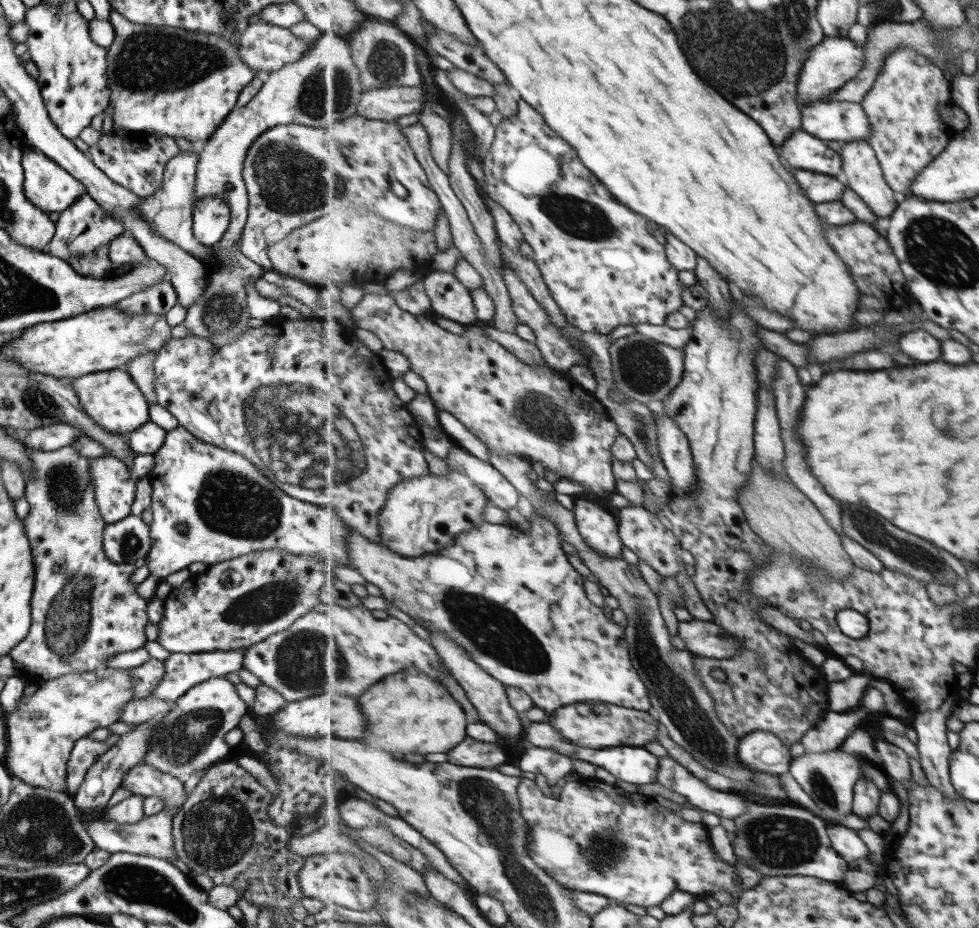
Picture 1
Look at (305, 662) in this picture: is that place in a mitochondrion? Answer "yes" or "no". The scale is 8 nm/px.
yes

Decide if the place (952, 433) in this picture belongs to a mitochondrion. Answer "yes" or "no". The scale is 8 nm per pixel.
yes

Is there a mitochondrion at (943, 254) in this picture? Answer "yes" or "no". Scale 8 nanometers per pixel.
yes

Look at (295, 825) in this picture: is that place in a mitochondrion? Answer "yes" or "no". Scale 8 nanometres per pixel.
no

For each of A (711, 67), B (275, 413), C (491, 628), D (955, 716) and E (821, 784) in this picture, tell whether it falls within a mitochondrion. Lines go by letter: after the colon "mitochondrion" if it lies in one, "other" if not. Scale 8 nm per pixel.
A: mitochondrion
B: mitochondrion
C: mitochondrion
D: other
E: mitochondrion

